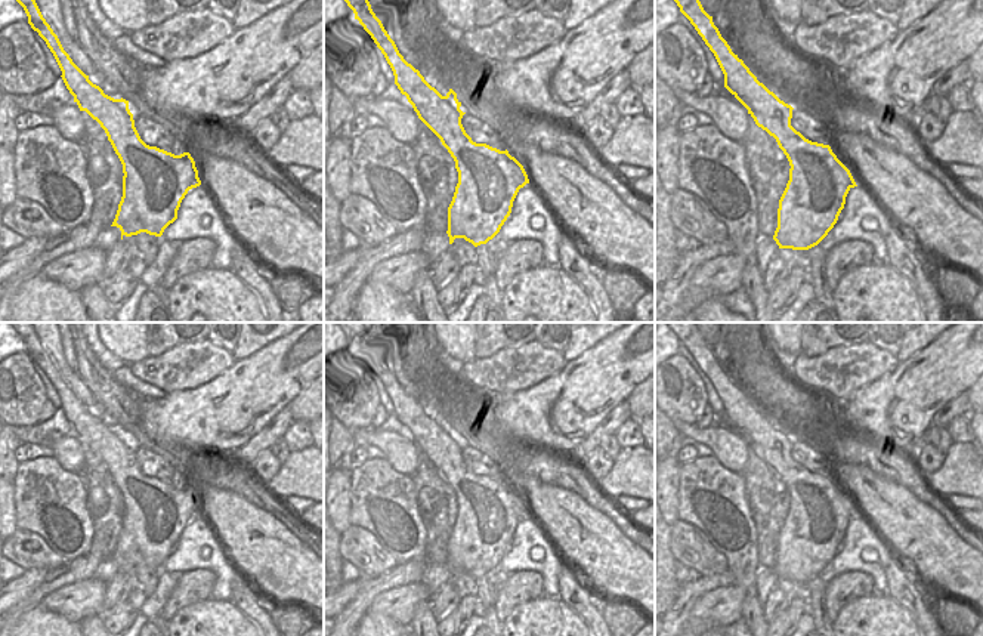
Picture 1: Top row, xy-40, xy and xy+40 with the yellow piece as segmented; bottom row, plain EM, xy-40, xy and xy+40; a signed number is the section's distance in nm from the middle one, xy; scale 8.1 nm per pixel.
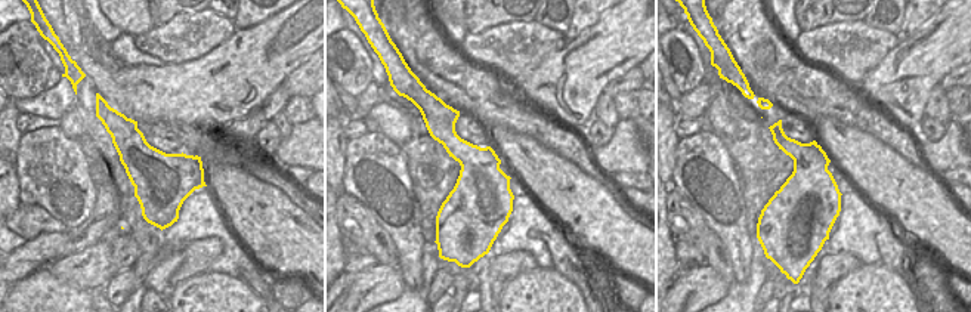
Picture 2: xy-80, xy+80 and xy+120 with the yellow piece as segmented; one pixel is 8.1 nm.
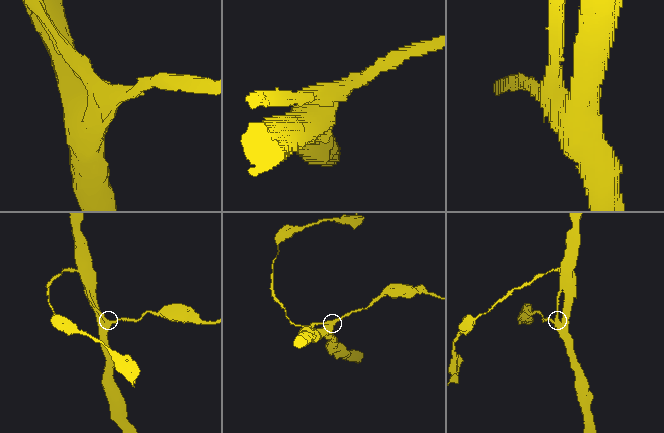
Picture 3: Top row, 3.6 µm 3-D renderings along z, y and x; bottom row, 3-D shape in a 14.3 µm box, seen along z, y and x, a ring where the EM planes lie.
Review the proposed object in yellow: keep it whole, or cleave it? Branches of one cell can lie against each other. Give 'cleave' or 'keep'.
keep

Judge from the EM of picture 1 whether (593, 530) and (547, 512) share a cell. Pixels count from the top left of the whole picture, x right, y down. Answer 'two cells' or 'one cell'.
one cell

